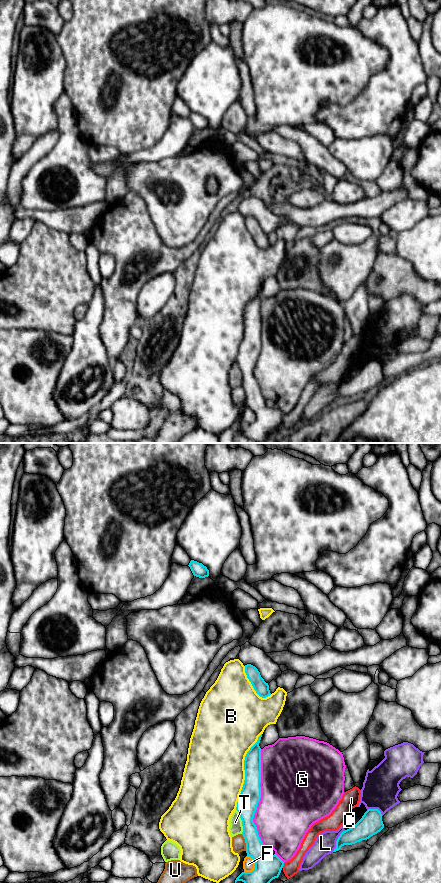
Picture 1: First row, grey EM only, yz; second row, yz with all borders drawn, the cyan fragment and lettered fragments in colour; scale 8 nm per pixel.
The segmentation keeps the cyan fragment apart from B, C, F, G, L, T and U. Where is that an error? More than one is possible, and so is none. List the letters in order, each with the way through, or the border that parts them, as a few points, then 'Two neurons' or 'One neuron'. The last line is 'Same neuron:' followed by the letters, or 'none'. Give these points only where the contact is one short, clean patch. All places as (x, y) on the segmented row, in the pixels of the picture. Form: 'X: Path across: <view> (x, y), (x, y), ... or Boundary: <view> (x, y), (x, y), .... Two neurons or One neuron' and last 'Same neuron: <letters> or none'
B: Two neurons
C: Two neurons
F: Two neurons
G: Two neurons
L: Two neurons
T: Boundary: yz (236, 809), (241, 820), (242, 833). Two neurons
U: Boundary: yz (241, 834), (246, 850). Two neurons
Same neuron: none

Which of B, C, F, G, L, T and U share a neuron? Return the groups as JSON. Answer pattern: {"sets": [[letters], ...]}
{"sets": [["B"], ["C"], ["F"], ["G"], ["L"], ["T"], ["U"]]}

